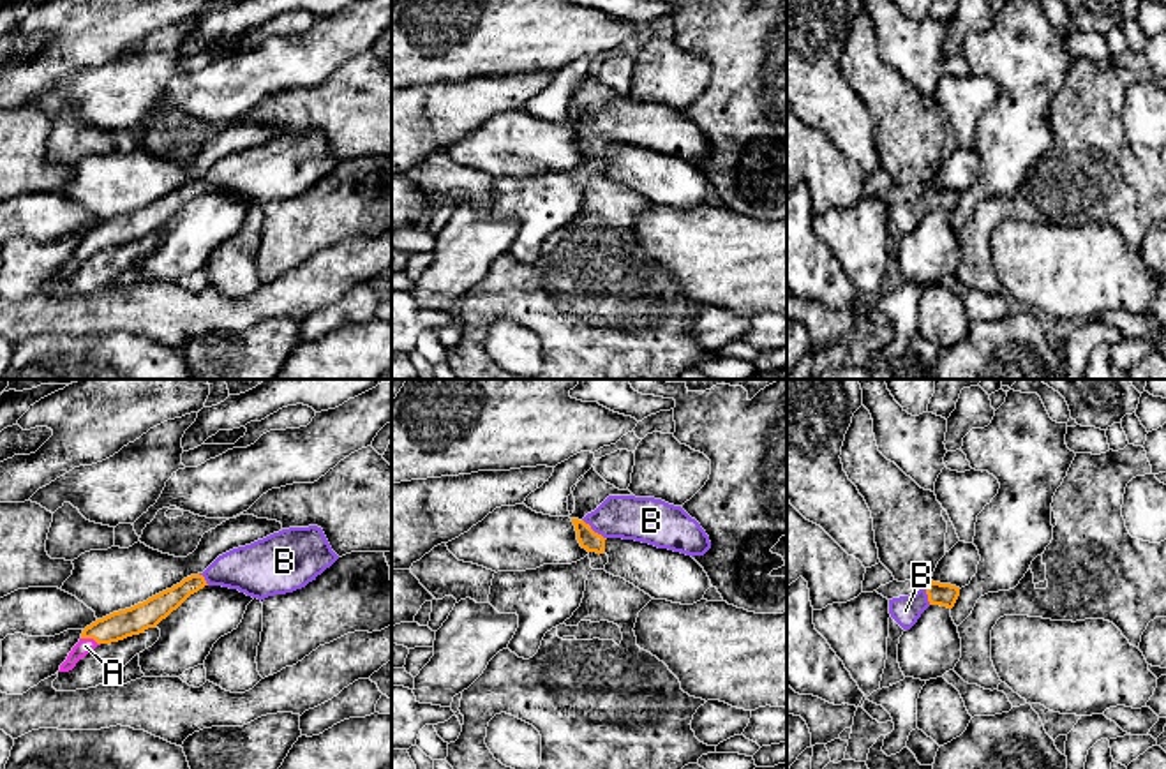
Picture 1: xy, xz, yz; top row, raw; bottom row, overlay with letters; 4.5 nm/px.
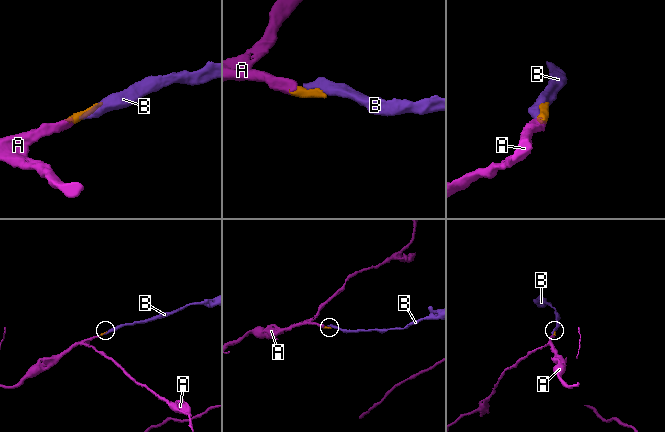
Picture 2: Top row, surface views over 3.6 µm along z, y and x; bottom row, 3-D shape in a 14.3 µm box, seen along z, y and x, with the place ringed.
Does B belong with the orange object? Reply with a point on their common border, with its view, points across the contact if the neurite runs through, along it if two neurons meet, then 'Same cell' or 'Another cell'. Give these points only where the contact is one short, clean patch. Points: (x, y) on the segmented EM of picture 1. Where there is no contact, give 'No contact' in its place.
Touches orange at xz (593, 531). Path across: xz (590, 540), (593, 531), (611, 519), (642, 519). Same cell

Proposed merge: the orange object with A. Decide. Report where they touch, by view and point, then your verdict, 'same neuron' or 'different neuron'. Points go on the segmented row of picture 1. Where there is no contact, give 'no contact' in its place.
meets orange in xy at (90, 637); same neuron

